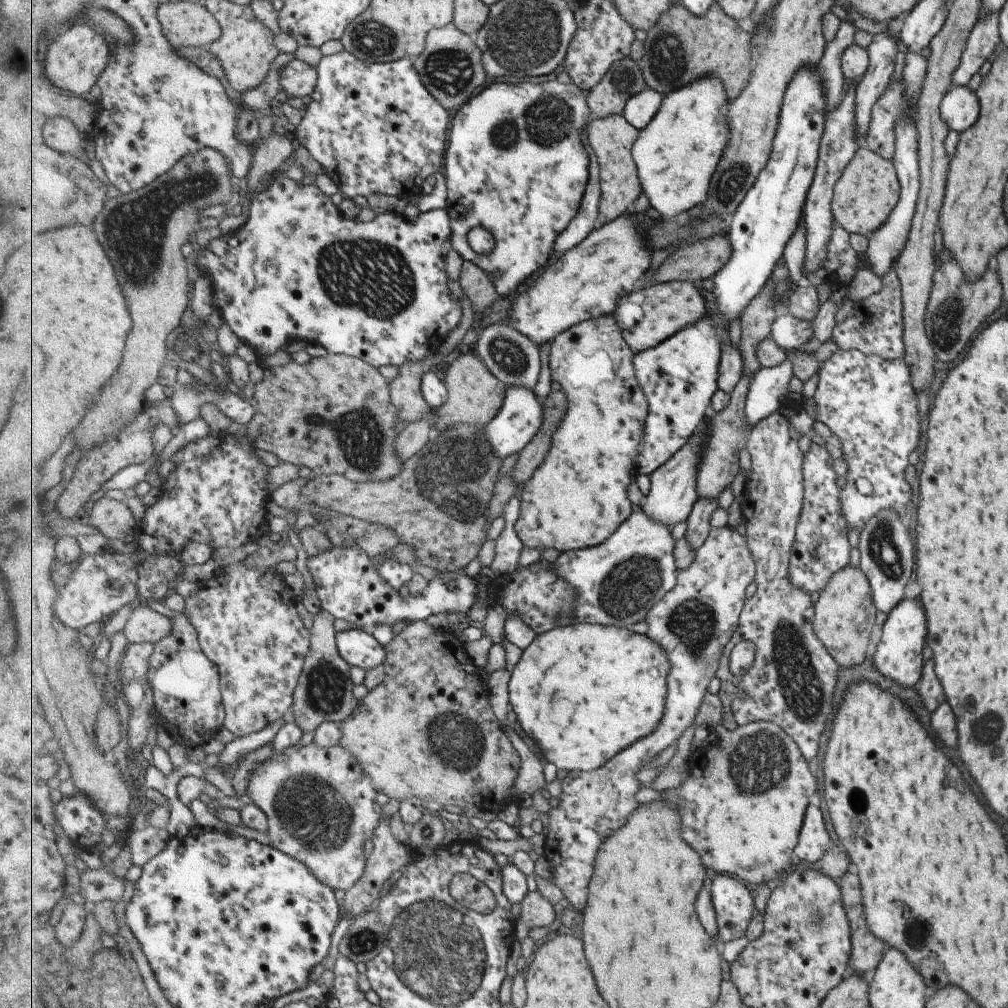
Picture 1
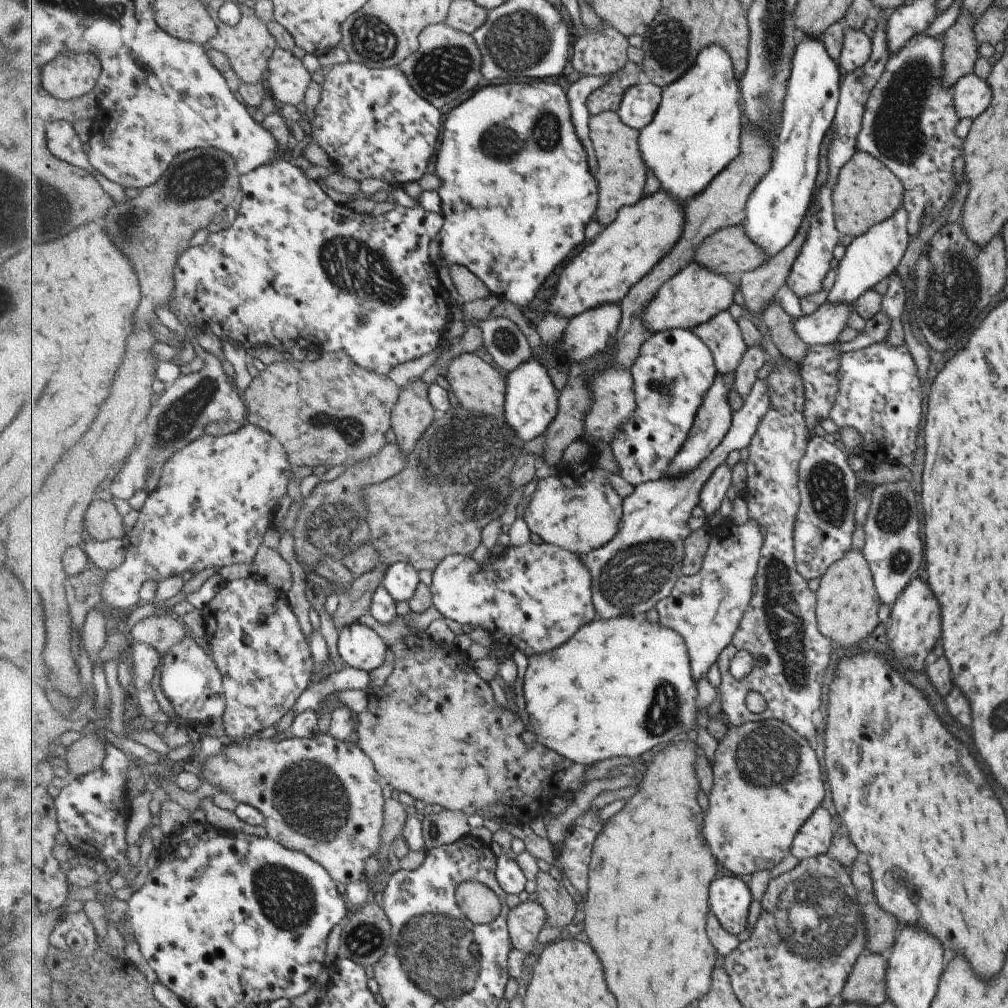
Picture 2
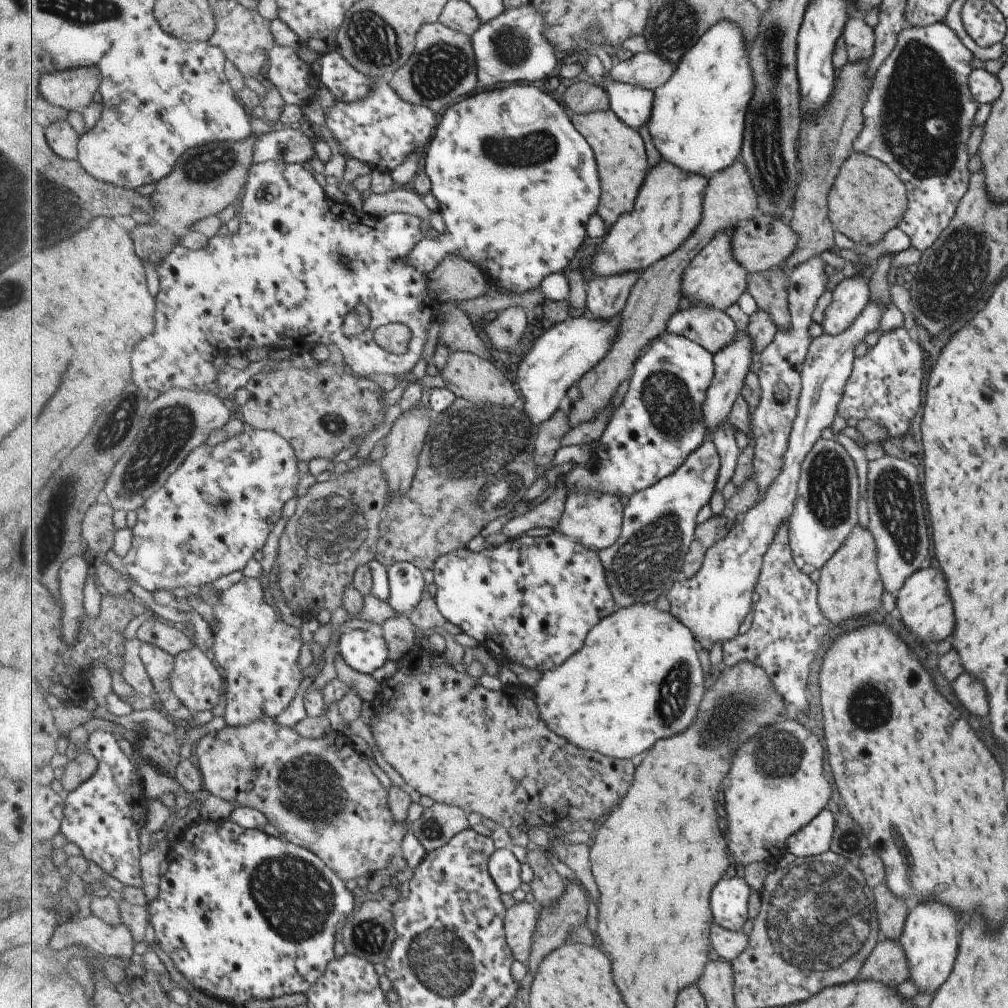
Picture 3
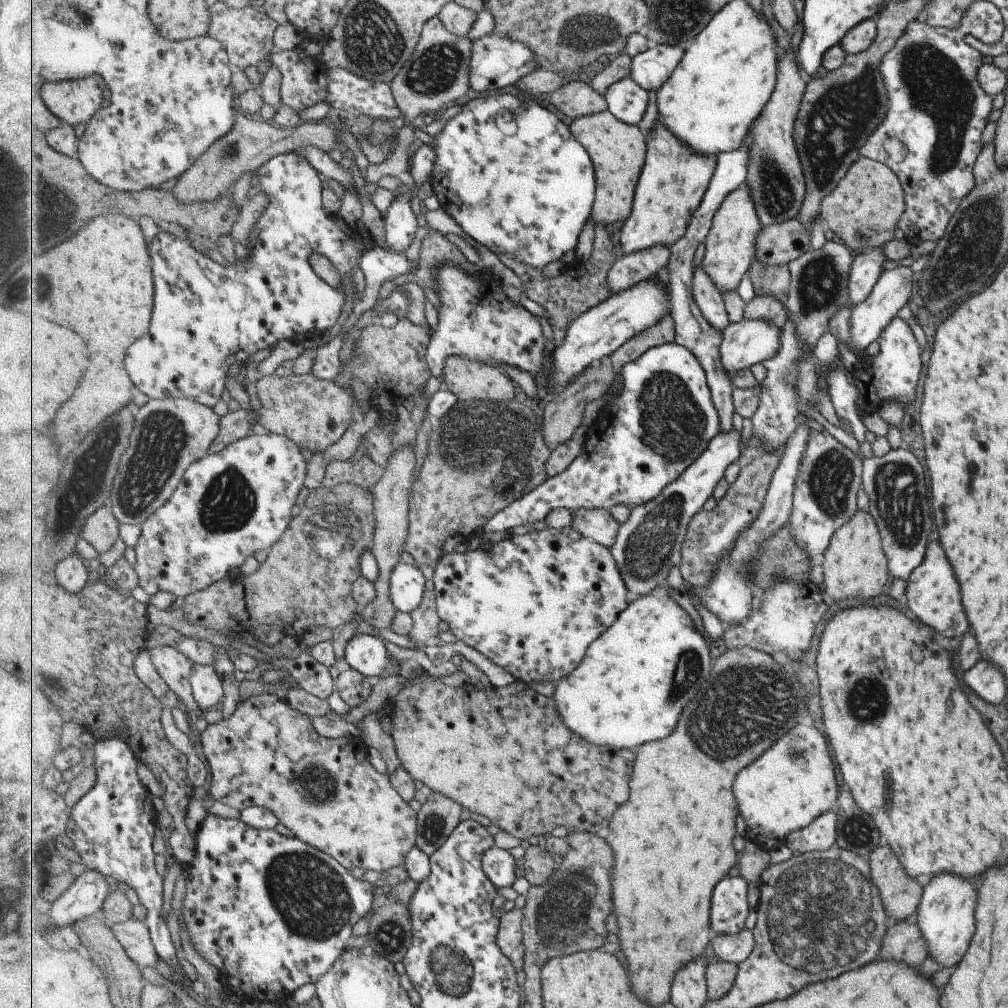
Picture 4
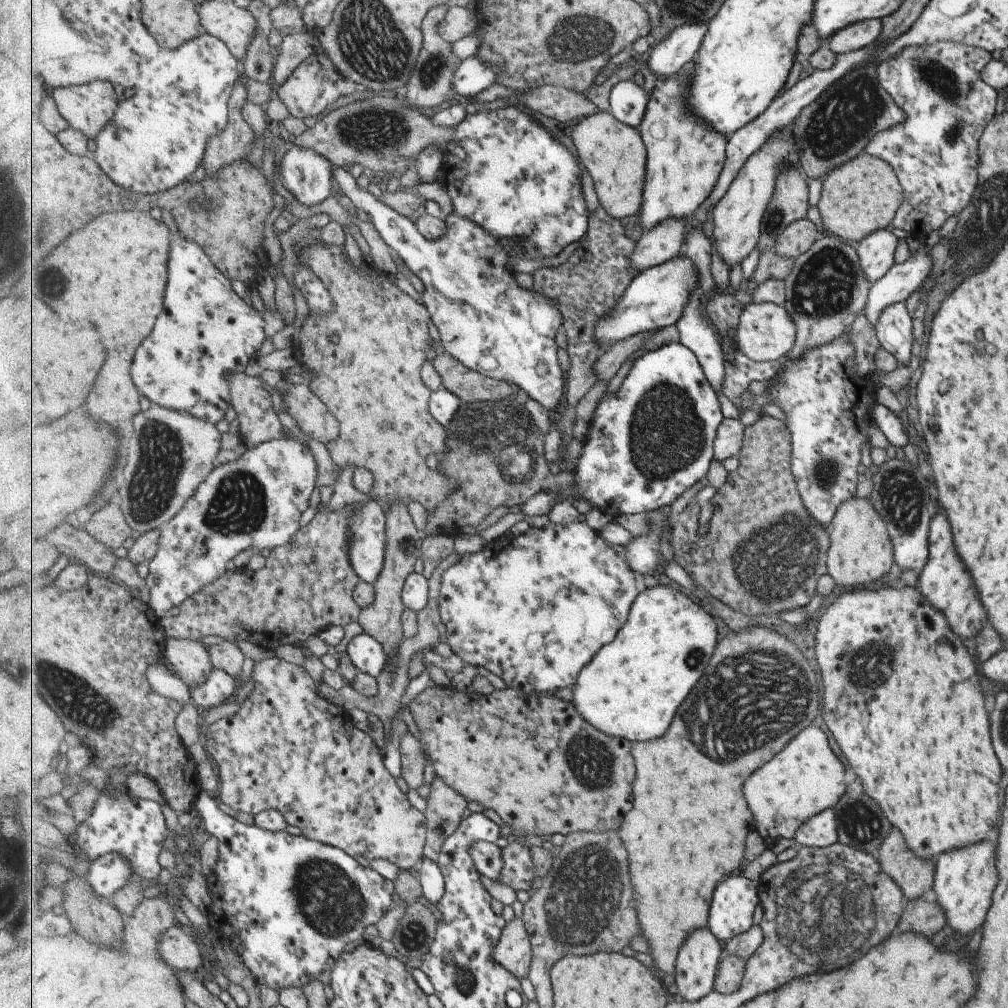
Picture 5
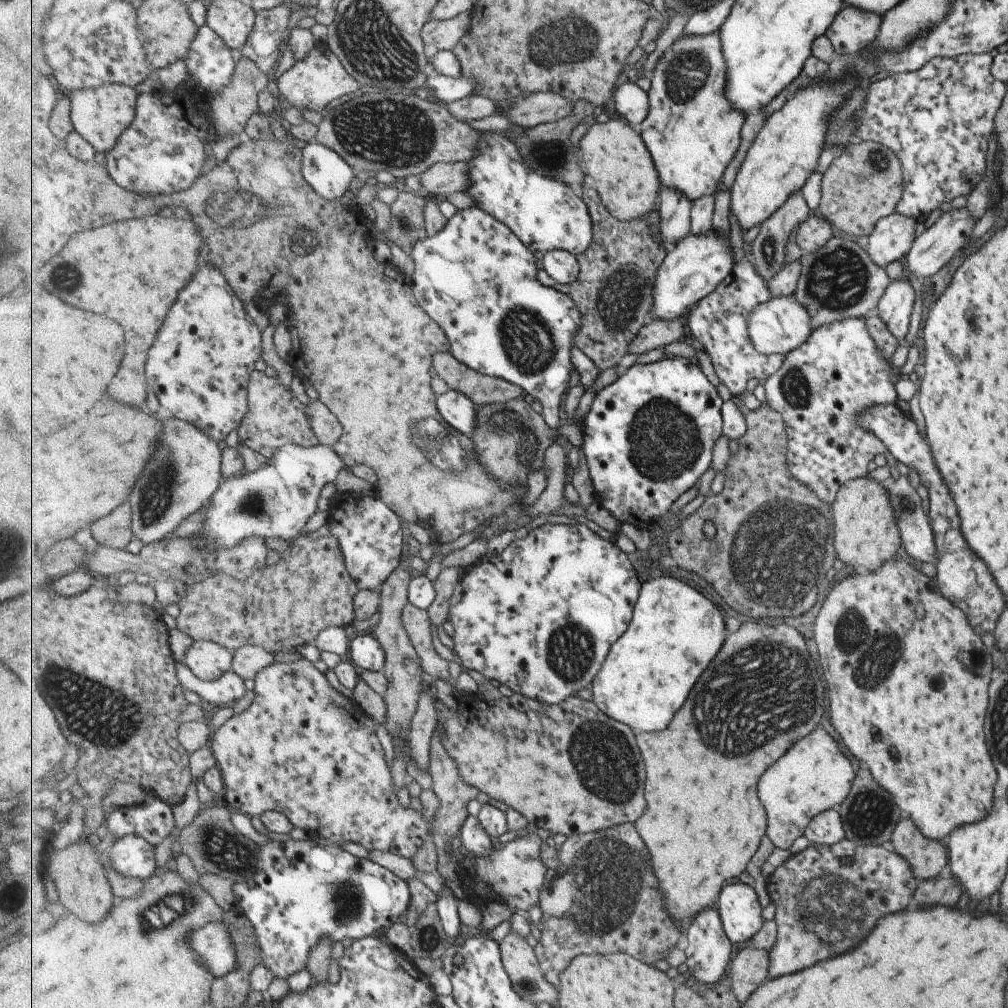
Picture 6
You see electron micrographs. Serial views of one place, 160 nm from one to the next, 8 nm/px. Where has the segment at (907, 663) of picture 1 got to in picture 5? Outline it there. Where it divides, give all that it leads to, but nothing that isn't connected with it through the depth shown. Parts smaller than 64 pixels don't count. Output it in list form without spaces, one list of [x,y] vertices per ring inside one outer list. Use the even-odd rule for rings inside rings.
[[[937,509],[928,524],[928,557],[918,573],[916,589],[925,596],[935,610],[941,612],[953,634],[962,640],[977,636],[988,622],[985,610],[981,606],[977,590],[973,588],[973,580],[969,580],[969,572],[965,572],[963,562],[957,560],[949,532],[949,522],[945,514],[937,512]]]

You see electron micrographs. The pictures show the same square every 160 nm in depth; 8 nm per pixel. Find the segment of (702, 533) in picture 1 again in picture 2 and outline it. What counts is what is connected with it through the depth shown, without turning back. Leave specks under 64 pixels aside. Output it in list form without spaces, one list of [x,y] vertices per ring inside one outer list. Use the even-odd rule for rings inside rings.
[[[727,460],[713,473],[709,482],[701,491],[700,506],[706,514],[706,518],[717,512],[731,488],[731,478],[733,478],[733,470],[731,470],[731,462]]]

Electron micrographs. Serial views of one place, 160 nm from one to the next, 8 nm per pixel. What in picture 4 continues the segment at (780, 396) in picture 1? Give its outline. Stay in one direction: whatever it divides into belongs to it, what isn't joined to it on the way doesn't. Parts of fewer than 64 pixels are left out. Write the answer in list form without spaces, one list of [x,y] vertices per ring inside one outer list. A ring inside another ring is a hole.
[[[739,429],[720,431],[709,443],[707,450],[673,484],[664,488],[655,500],[631,508],[631,514],[621,524],[620,534],[612,548],[616,563],[628,584],[630,604],[642,596],[659,591],[659,586],[671,574],[671,568],[679,566],[689,525],[694,516],[703,510],[715,486],[725,476],[727,468],[733,462],[739,462],[743,448]]]

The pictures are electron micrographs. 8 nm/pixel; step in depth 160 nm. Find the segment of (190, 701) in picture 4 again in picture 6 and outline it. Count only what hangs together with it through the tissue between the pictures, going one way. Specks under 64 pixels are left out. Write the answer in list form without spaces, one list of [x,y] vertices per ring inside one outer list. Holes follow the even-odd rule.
[[[198,640],[187,651],[186,665],[201,680],[214,681],[232,670],[234,653],[213,641]]]

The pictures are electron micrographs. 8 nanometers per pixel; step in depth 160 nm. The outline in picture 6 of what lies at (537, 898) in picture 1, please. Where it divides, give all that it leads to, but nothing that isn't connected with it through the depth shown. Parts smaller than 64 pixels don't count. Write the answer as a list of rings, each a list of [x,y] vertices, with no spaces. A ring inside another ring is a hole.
[[[509,933],[500,942],[502,961],[519,994],[535,1003],[547,1002],[557,1005],[560,1002],[560,989],[550,983],[541,968],[540,957],[527,940]]]

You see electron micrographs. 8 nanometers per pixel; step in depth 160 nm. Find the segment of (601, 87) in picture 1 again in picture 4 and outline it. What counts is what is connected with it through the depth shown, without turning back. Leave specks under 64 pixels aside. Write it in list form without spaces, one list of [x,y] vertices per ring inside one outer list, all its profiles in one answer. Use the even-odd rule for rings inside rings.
[[[574,80],[550,93],[549,100],[559,112],[573,120],[607,111],[609,108],[606,97],[599,94],[590,83]]]

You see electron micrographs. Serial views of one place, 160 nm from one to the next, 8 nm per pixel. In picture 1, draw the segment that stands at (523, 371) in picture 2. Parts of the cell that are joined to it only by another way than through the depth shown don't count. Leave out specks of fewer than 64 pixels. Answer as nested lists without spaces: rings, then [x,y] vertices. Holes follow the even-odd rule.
[[[526,386],[508,387],[507,396],[499,414],[491,423],[486,424],[486,433],[489,442],[498,454],[498,457],[507,458],[511,454],[518,454],[532,442],[535,435],[541,430],[544,423],[544,404],[539,402],[535,392]]]

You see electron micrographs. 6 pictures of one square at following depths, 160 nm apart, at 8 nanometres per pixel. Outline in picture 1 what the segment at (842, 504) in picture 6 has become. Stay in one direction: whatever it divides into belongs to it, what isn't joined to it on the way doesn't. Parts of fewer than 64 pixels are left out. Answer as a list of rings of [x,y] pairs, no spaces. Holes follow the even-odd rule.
[[[849,565],[833,574],[827,586],[819,591],[815,607],[817,636],[833,660],[842,668],[859,664],[865,658],[865,648],[869,644],[869,632],[876,611],[869,583],[861,569]]]

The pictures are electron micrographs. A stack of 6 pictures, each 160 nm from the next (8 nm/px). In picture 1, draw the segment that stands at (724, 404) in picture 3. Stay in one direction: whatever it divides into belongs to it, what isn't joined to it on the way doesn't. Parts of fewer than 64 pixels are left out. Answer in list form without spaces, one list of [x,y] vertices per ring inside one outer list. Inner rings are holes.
[[[707,418],[700,429],[693,434],[689,442],[681,447],[663,467],[659,467],[651,476],[651,492],[642,499],[641,509],[651,518],[669,525],[671,528],[681,521],[686,521],[691,516],[694,504],[698,499],[698,474],[700,462],[710,441],[708,435]]]

